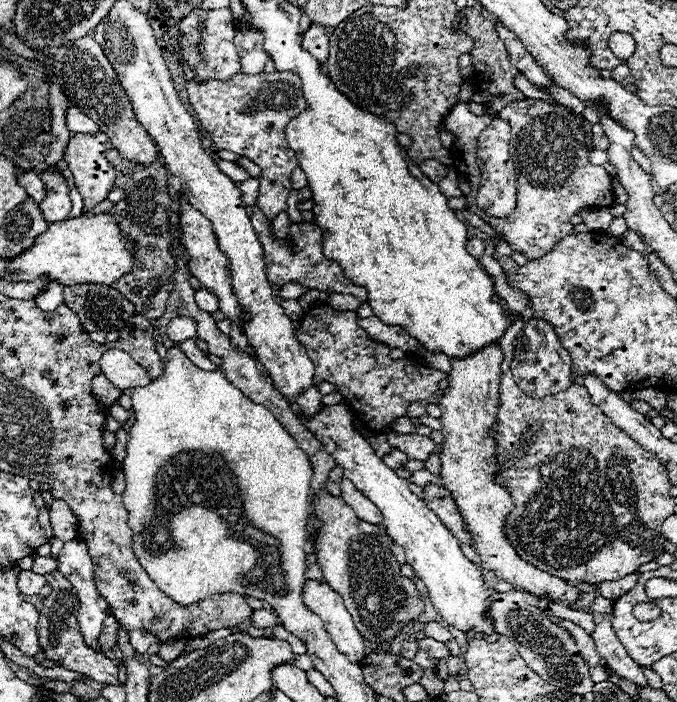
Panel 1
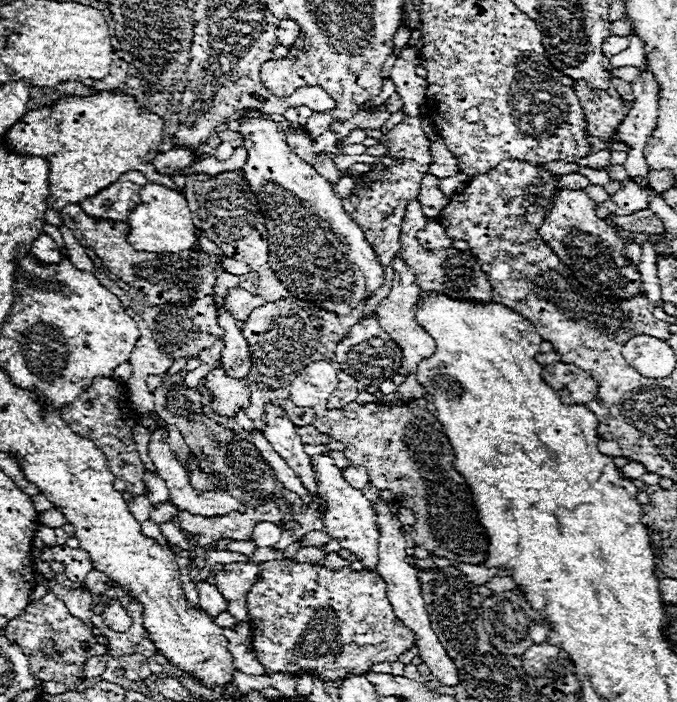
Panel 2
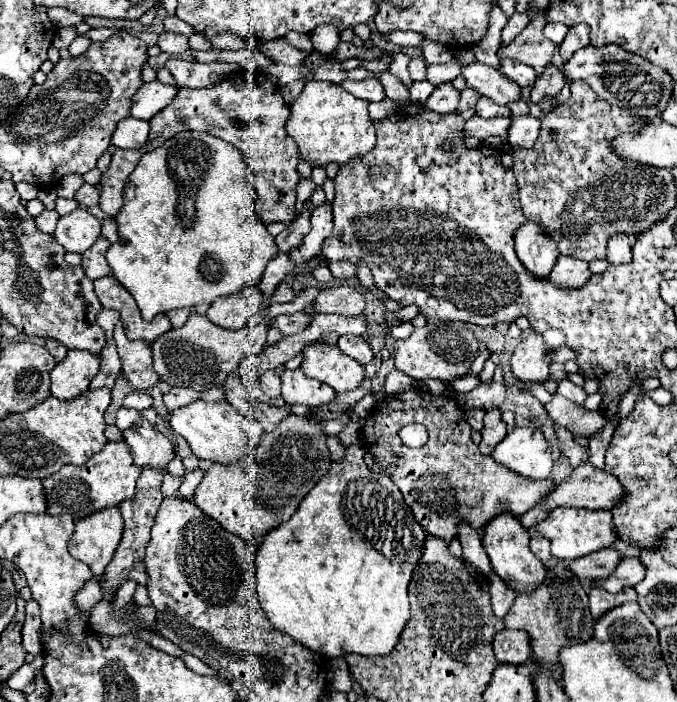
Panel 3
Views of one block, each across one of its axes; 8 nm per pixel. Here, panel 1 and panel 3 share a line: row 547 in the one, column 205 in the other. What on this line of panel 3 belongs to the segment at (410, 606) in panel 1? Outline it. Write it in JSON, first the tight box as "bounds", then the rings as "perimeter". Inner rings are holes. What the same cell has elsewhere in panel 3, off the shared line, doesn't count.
{"bounds":[150,288,316,392],"perimeter":[[[312,288],[302,290],[296,300],[286,302],[286,304],[272,304],[266,310],[266,316],[260,324],[256,326],[246,326],[240,330],[224,330],[216,324],[212,324],[204,314],[192,312],[182,328],[172,328],[160,338],[156,338],[150,348],[152,348],[152,358],[154,358],[154,370],[160,376],[160,380],[168,382],[170,386],[186,386],[196,392],[206,392],[220,382],[224,382],[226,374],[234,372],[238,368],[238,362],[246,356],[254,356],[266,348],[266,336],[270,330],[270,324],[276,320],[280,314],[294,314],[298,310],[304,310],[306,304],[310,304],[316,298]]]}

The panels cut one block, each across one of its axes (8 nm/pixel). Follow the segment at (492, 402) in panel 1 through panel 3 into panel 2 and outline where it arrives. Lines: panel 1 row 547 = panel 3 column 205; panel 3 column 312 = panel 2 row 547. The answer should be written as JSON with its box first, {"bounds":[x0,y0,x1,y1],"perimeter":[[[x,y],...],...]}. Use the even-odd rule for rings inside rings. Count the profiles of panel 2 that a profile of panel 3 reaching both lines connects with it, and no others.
{"bounds":[330,400,488,564],"perimeter":[[[410,400],[404,406],[378,406],[378,404],[348,404],[342,410],[330,410],[330,438],[342,442],[344,456],[350,460],[350,466],[364,466],[370,476],[370,484],[376,490],[390,490],[396,502],[404,508],[410,508],[416,516],[412,526],[412,540],[416,546],[426,548],[436,556],[444,556],[456,562],[482,564],[486,558],[488,538],[478,520],[470,488],[466,480],[454,468],[454,452],[444,436],[442,424],[428,412],[426,400]]]}

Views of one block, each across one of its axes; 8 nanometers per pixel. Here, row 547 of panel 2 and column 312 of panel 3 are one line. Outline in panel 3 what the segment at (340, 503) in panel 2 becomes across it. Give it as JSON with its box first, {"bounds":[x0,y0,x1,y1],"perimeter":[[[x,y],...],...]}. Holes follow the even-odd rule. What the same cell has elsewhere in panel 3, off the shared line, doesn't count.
{"bounds":[302,342,364,392],"perimeter":[[[310,342],[302,350],[302,372],[308,378],[316,378],[336,392],[354,390],[364,380],[364,368],[358,360],[346,356],[336,344]]]}

